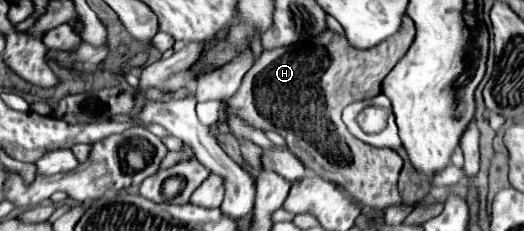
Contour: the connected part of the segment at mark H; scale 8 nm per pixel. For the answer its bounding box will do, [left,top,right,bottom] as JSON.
[210,16,414,210]

